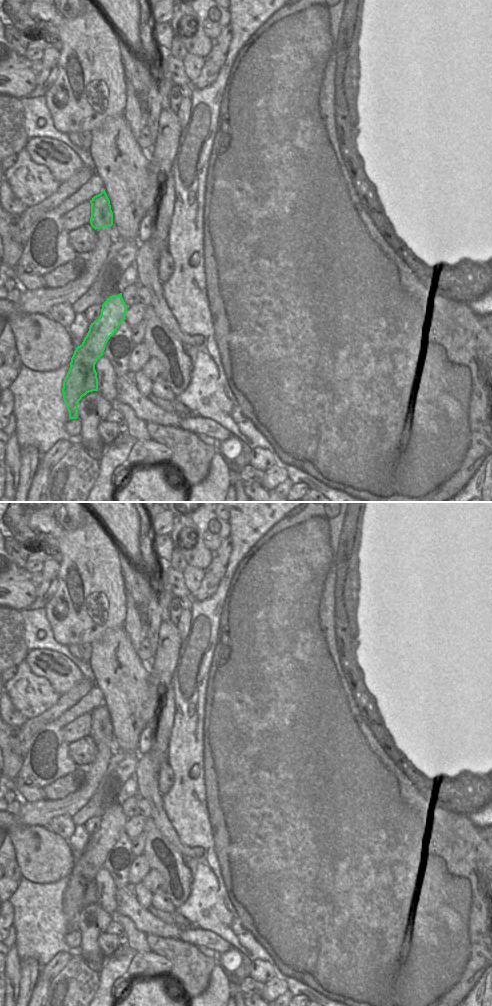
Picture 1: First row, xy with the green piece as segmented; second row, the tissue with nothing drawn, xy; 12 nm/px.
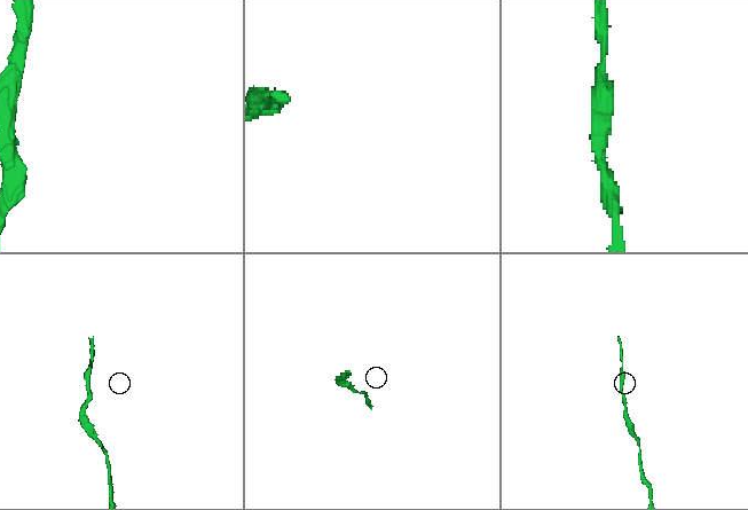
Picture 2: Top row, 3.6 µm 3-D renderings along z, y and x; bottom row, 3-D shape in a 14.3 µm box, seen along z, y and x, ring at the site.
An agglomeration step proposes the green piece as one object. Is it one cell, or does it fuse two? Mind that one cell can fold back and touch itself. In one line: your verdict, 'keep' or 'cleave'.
keep

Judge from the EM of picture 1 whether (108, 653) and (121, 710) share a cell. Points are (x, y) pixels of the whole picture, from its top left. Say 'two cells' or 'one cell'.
one cell

